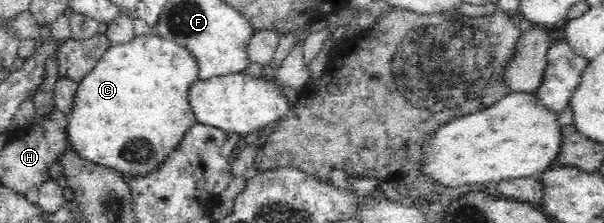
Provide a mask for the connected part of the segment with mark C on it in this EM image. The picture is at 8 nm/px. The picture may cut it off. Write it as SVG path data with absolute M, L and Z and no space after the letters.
M152 32L144 36L138 36L134 41L128 42L128 44L112 46L111 50L105 55L105 58L100 60L97 68L79 83L75 101L78 103L78 108L76 108L74 114L70 114L67 117L69 120L69 143L72 143L72 147L78 149L86 159L96 161L100 165L116 168L118 172L121 172L127 178L148 175L150 172L159 170L160 166L166 163L166 160L180 149L180 146L182 146L184 140L187 140L191 131L197 125L201 124L198 115L196 115L196 111L194 111L194 107L192 107L192 101L190 101L190 90L192 90L192 86L198 80L201 80L200 70L201 67L198 58L193 56L193 53L188 48L176 42L161 38L158 34Z

